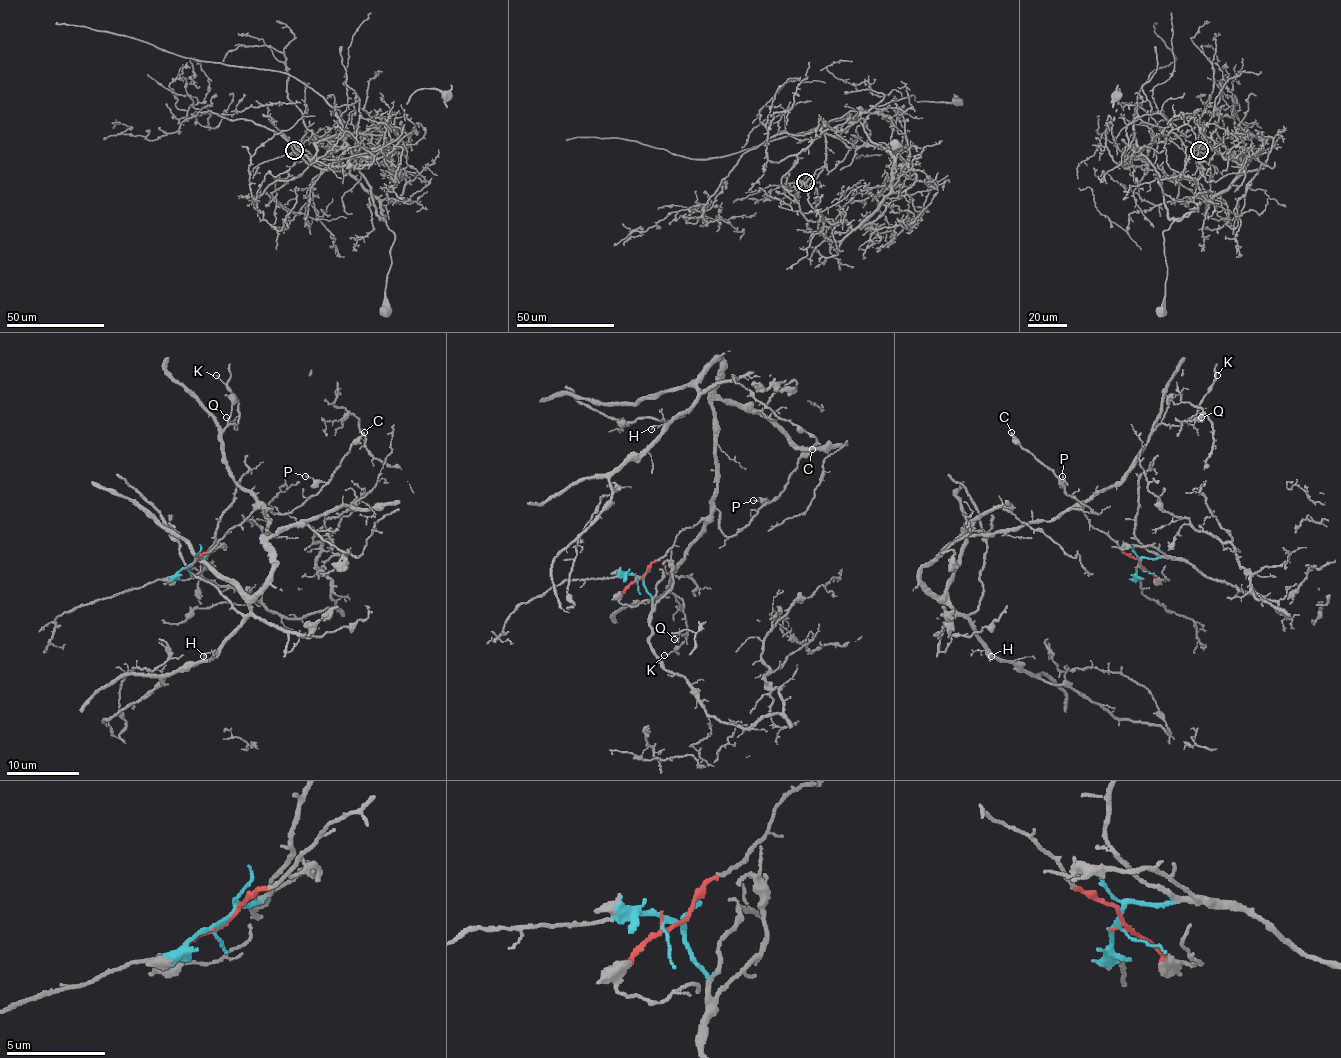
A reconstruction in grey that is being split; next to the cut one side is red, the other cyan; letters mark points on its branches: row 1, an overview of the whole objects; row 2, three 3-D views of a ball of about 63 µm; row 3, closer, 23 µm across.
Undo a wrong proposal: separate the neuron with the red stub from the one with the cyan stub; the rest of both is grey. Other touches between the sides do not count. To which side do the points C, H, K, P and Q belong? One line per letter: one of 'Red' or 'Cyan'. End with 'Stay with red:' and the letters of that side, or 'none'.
C: Red
H: Red
K: Red
P: Red
Q: Red
Stay with red: C, H, K, P, Q

